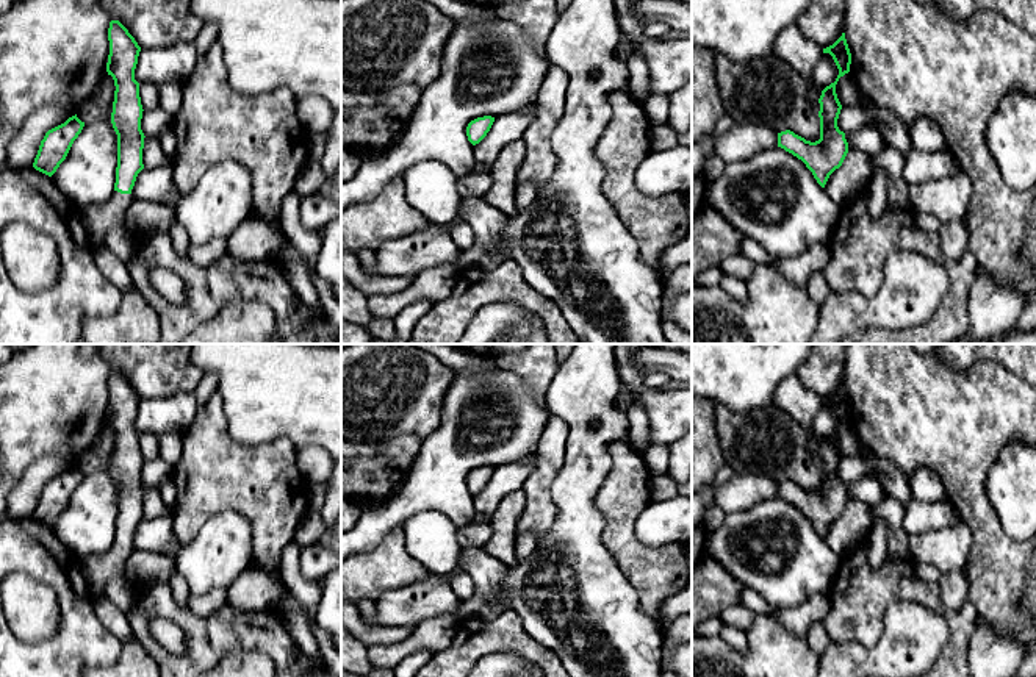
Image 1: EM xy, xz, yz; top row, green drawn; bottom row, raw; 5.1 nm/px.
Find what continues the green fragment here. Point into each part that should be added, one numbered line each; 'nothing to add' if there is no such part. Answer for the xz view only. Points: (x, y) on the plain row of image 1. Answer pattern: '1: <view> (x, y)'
nothing to add

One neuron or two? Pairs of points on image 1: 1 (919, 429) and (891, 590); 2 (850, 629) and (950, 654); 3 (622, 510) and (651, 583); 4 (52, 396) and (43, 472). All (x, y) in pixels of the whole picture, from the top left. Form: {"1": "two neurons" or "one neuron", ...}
{"1": "two neurons", "2": "one neuron", "3": "one neuron", "4": "two neurons"}

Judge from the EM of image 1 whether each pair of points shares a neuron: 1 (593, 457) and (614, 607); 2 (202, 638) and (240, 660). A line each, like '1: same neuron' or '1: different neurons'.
1: same neuron
2: different neurons

